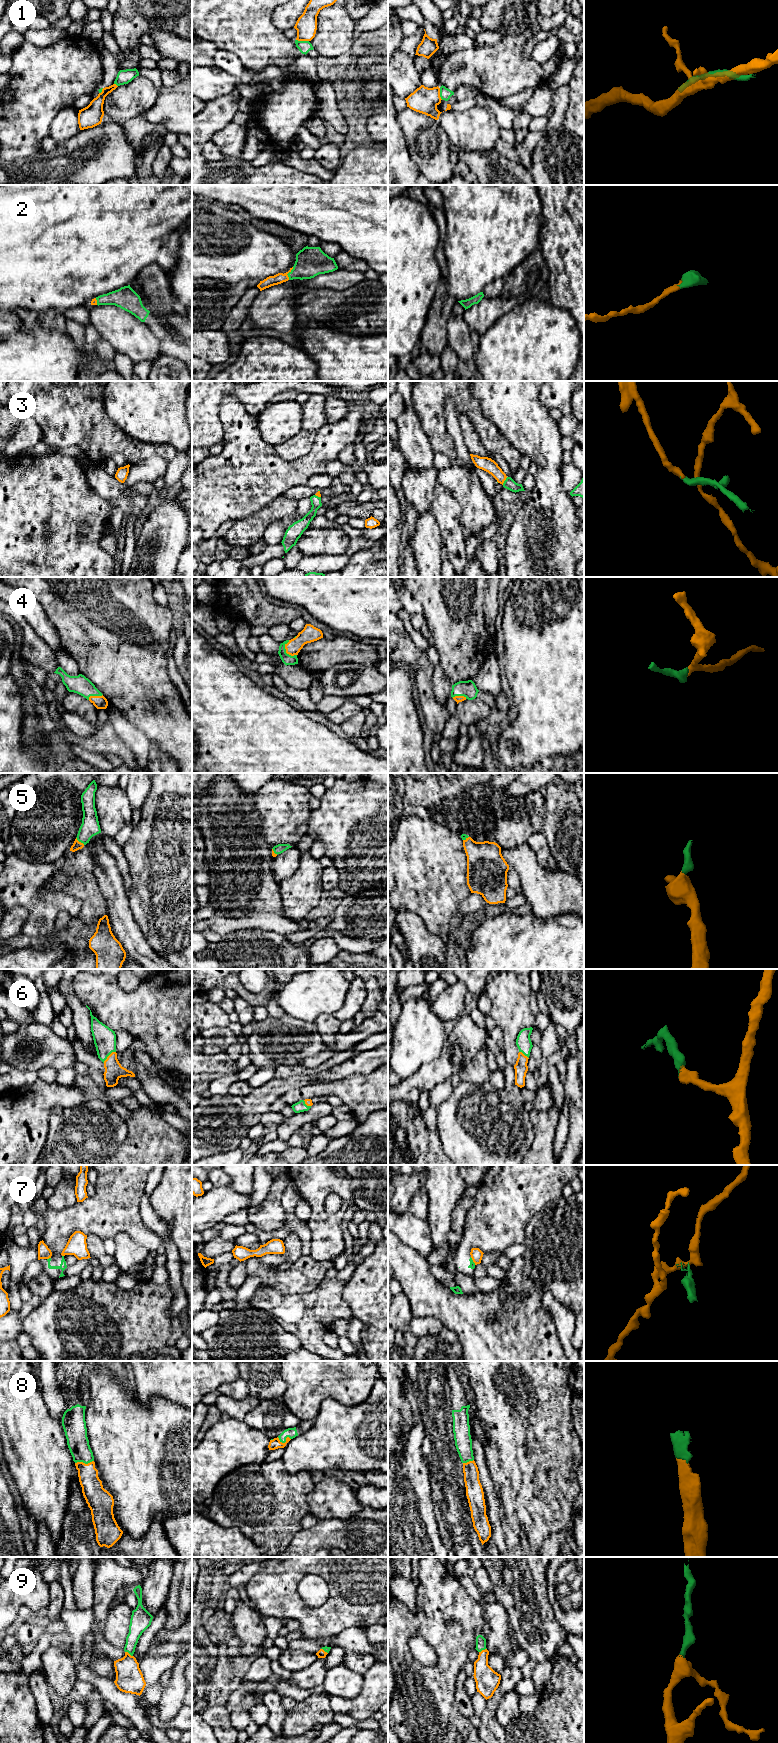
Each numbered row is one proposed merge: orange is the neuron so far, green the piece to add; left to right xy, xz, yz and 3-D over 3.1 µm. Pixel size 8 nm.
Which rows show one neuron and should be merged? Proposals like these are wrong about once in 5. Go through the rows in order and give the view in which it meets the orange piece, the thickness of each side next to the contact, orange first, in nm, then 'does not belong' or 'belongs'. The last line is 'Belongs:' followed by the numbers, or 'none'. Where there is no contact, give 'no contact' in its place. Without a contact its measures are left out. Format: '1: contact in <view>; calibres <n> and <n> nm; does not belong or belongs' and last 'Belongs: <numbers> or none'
1: contact in xz; calibres 170 and 100 nm; does not belong
2: contact in xz; calibres 90 and 240 nm; belongs
3: contact in yz; calibres 110 and 90 nm; belongs
4: contact in xz; calibres 130 and 90 nm; belongs
5: contact in xy; calibres 70 and 150 nm; belongs
6: contact in xy; calibres 140 and 180 nm; belongs
7: contact in xy; calibres 100 and 60 nm; does not belong
8: contact in xy; calibres 170 and 180 nm; belongs
9: contact in xy; calibres 220 and 140 nm; belongs
Belongs: 2, 3, 4, 5, 6, 8, 9

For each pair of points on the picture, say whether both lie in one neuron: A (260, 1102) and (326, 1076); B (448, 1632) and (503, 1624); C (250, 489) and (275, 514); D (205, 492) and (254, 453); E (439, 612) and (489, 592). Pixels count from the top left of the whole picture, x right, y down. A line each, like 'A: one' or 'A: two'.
A: one
B: two
C: two
D: one
E: two

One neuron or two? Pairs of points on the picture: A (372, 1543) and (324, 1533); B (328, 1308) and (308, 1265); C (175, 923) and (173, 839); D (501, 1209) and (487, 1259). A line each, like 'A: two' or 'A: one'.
A: one
B: two
C: one
D: two

